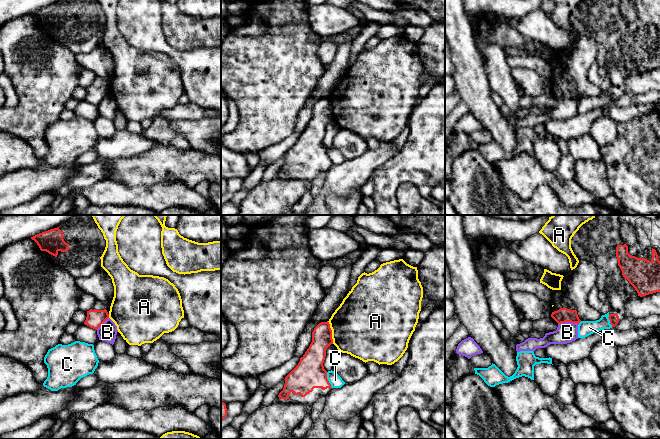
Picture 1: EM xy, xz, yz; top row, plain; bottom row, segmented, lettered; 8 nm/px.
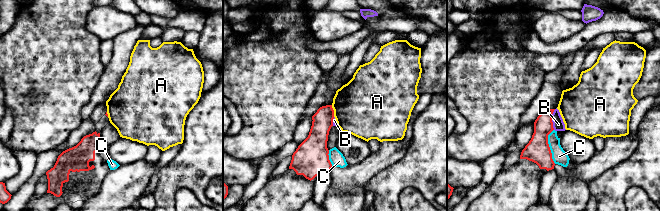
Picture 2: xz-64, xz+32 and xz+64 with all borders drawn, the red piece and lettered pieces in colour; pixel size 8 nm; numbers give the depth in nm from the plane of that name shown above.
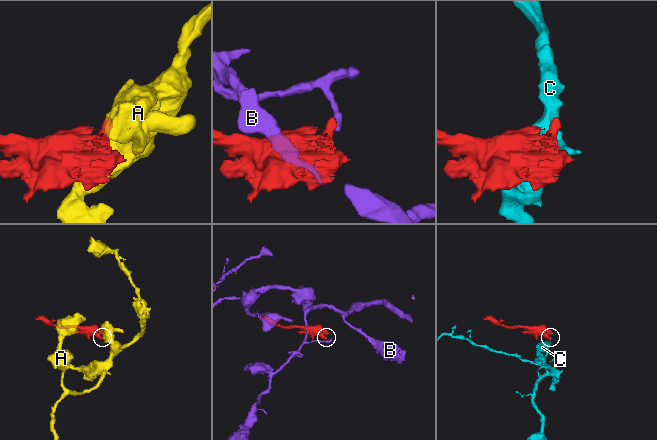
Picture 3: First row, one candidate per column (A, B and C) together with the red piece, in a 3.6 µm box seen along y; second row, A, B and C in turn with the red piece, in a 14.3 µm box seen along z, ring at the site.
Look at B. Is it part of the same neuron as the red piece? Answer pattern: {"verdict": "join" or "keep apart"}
{"verdict": "keep apart"}

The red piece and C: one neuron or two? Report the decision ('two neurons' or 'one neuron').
two neurons

